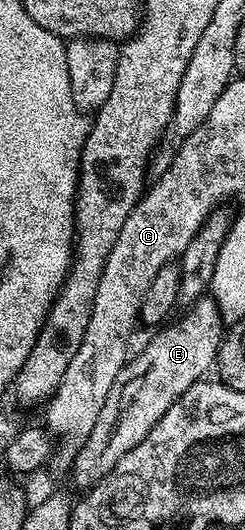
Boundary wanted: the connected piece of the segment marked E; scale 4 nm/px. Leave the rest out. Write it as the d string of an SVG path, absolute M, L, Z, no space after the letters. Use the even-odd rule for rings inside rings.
M199 298L190 307L179 324L162 327L145 346L143 352L150 360L149 370L135 394L133 404L125 407L107 442L110 459L116 460L141 444L155 423L198 380L214 369L217 352L225 334L223 317L216 301Z

